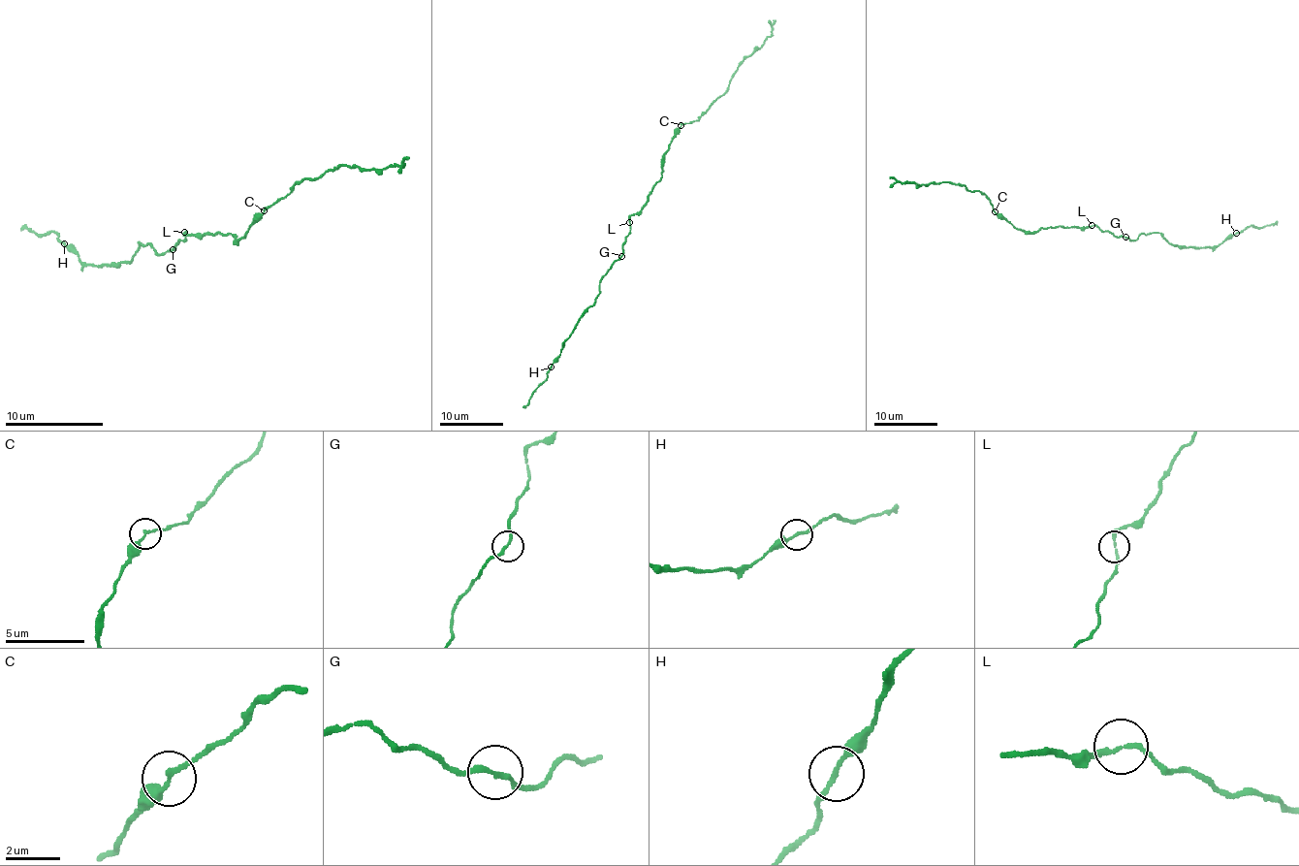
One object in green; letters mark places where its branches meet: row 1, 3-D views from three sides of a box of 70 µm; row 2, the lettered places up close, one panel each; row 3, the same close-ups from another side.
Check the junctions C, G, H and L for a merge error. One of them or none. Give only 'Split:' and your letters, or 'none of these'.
Split: none of these

